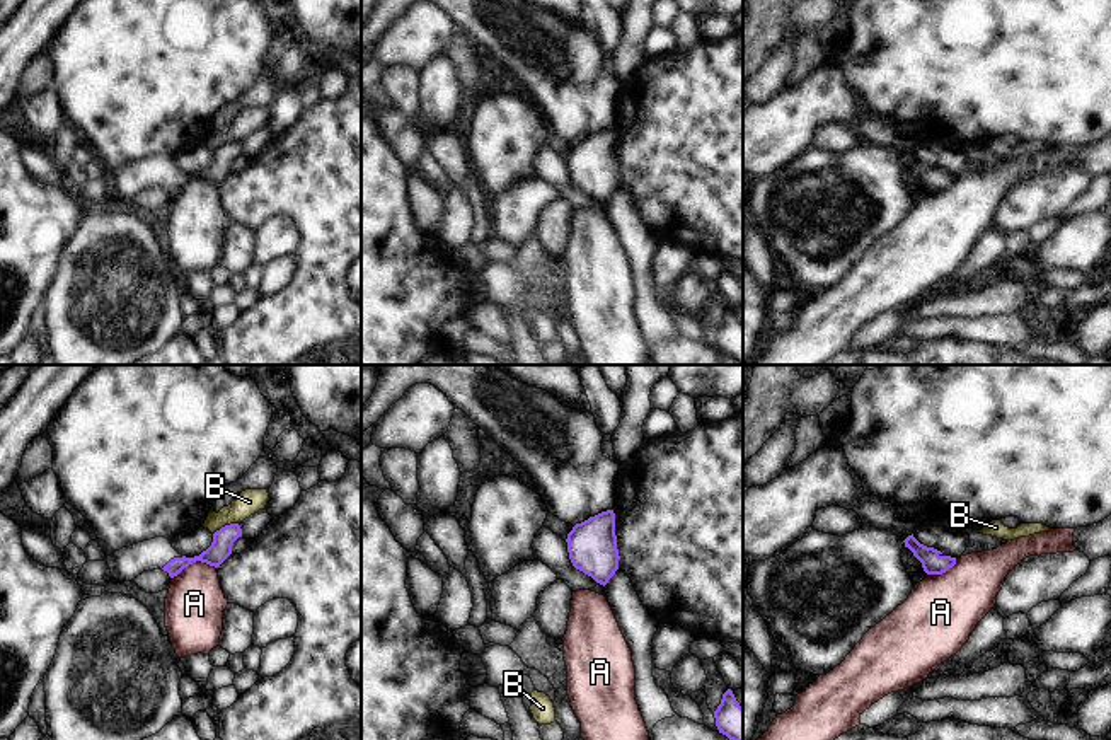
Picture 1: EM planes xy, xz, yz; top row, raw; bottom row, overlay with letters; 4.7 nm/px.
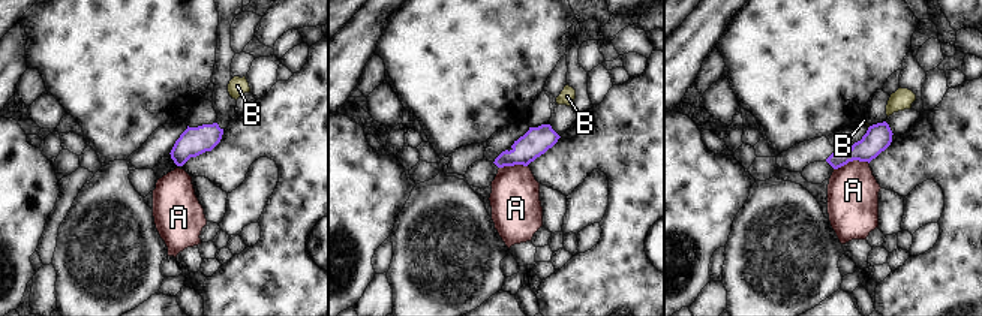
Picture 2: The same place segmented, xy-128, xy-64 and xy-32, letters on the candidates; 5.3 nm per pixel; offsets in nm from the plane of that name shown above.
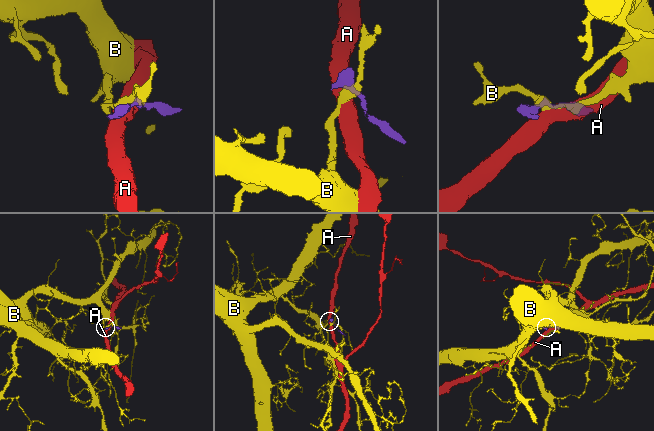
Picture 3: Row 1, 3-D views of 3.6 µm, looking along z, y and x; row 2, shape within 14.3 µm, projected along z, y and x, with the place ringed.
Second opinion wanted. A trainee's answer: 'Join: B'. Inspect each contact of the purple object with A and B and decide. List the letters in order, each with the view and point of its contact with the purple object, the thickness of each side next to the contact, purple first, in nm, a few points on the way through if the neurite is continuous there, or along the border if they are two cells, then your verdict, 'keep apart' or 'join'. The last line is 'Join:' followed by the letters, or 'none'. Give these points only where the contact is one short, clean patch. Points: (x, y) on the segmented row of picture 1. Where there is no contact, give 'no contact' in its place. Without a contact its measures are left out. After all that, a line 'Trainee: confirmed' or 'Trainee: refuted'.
A: contact xy (193, 561); calibres 100 and 280 nm; border xy (215, 566), (205, 561), (193, 561), (172, 578); keep apart
B: contact xy (225, 526); calibres 100 and 120 nm; border xy (237, 522), (225, 524), (213, 534); keep apart
Join: none
Trainee: refuted

